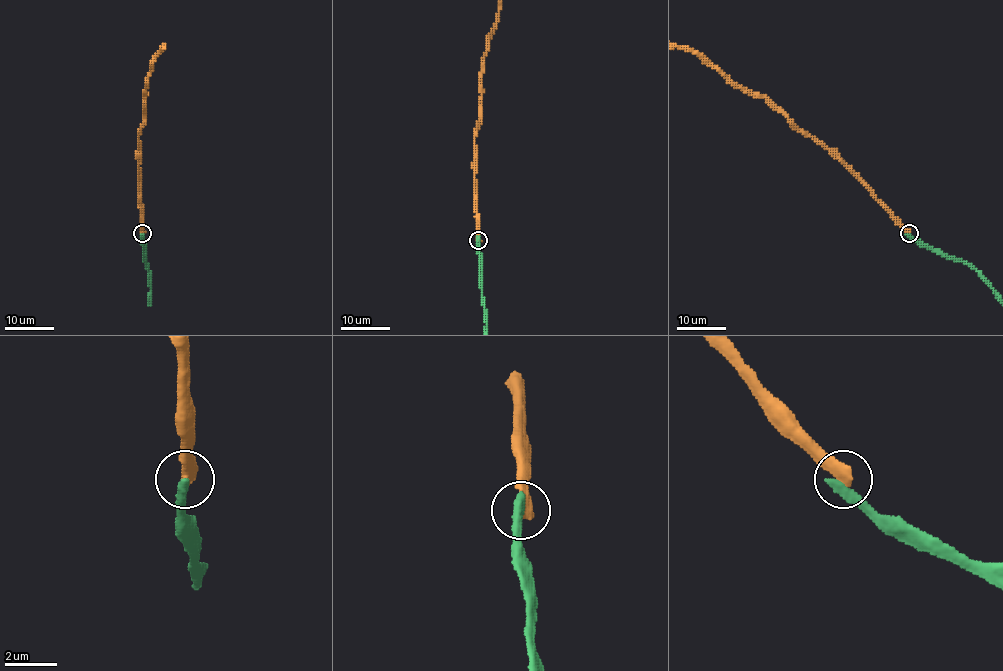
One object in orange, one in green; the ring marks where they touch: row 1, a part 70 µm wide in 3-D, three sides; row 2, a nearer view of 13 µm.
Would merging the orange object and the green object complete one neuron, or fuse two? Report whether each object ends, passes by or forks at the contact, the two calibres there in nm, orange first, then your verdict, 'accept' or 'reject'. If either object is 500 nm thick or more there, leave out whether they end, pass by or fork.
500/440 nm | reject

